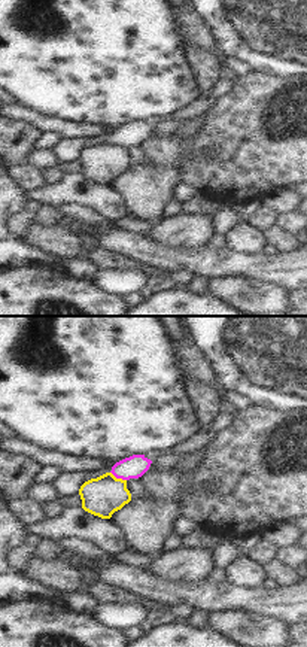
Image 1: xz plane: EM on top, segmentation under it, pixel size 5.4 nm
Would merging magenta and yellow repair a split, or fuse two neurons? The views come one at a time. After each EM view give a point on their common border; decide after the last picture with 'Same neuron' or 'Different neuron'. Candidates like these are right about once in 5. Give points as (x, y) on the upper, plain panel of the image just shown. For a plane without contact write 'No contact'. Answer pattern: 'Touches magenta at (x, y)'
Touches magenta at (118, 143).

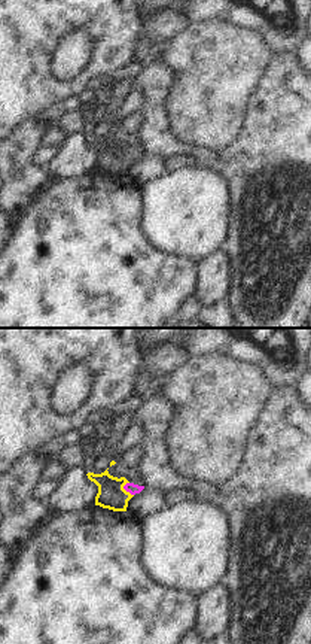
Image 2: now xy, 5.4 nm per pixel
Touches magenta at (125, 155).

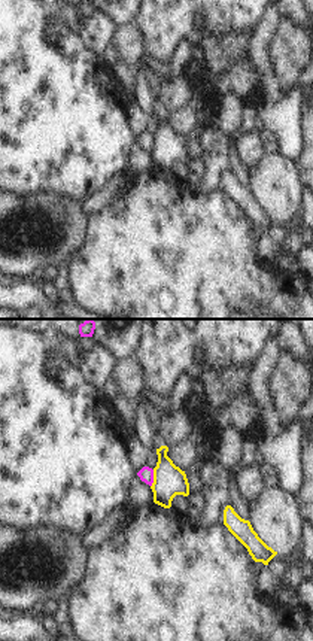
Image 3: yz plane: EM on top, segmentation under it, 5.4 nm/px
Touches magenta at (152, 145).

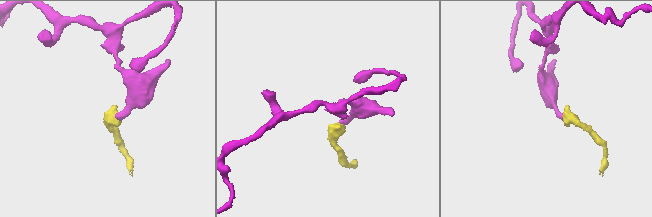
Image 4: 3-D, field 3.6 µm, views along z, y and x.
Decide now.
Different neuron.

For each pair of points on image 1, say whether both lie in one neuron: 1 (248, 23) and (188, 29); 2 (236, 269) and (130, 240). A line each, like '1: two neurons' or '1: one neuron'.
1: two neurons
2: one neuron

